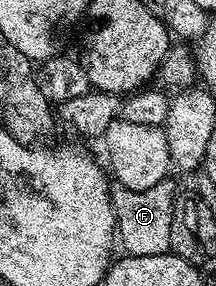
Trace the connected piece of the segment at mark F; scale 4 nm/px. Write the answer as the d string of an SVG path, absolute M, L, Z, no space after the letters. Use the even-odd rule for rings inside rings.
M167 177L149 189L132 190L118 180L109 182L110 203L113 205L116 237L125 254L150 257L170 251L171 213L176 202L176 183Z

